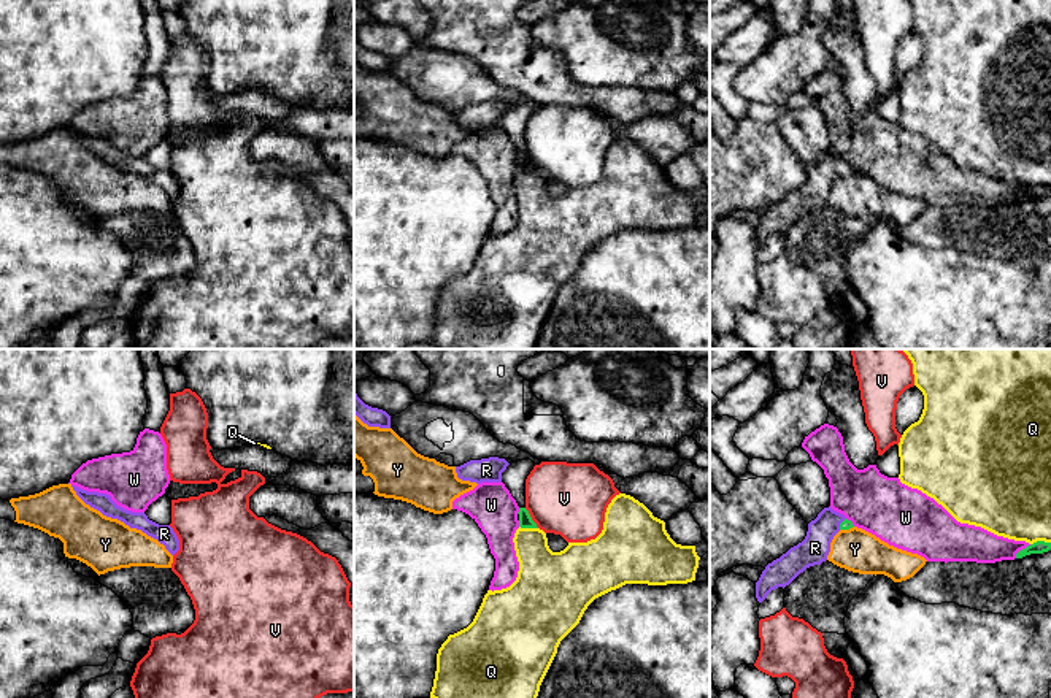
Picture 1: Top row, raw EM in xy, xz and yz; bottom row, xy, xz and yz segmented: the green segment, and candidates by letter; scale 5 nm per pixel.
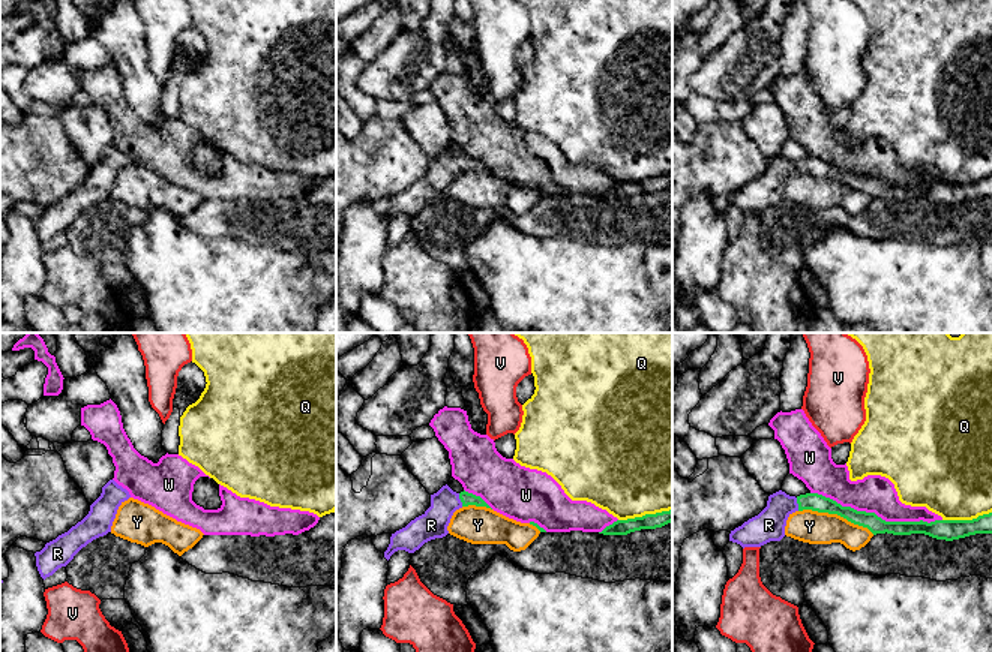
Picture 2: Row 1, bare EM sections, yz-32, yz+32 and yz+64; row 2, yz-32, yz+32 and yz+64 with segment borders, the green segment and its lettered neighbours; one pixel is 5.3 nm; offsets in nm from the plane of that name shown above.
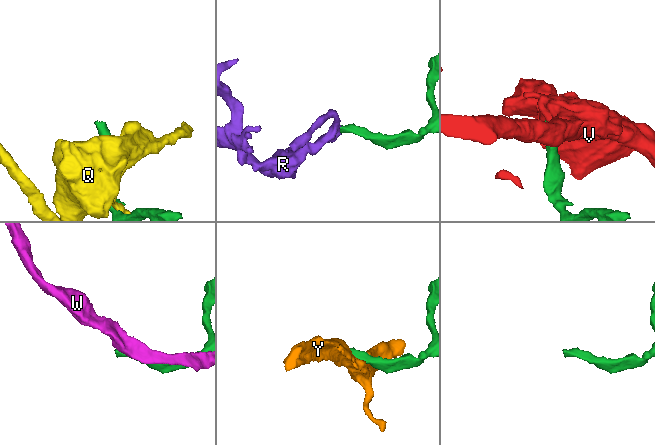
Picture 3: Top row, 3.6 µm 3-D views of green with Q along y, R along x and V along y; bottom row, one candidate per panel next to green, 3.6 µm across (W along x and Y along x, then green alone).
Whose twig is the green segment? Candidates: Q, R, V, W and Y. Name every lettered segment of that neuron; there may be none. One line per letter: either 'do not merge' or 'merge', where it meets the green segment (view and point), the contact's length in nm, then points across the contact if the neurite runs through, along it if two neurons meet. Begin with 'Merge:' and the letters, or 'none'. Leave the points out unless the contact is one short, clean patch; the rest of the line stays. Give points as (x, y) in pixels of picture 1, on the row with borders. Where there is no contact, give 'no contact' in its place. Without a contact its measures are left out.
Merge: R
Q: do not merge; contact yz (1040, 541); length 110 nm
R: merge; contact yz (840, 524); length 70 nm; way yz (846, 524), (840, 524), (815, 548)
V: do not merge; contact xz (531, 517); length 130 nm; border xz (524, 508), (538, 527)
W: do not merge; contact yz (1023, 549); length 110 nm
Y: do not merge; contact yz (846, 529); length 80 nm

